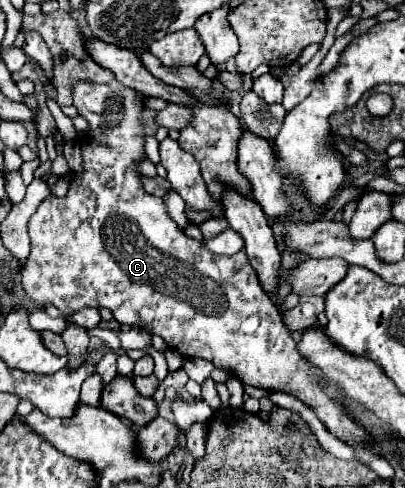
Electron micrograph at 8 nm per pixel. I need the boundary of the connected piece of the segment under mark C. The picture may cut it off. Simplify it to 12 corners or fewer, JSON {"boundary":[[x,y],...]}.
{"boundary":[[79,81],[83,171],[29,219],[27,295],[283,391],[329,397],[247,253],[145,193],[143,95]]}

